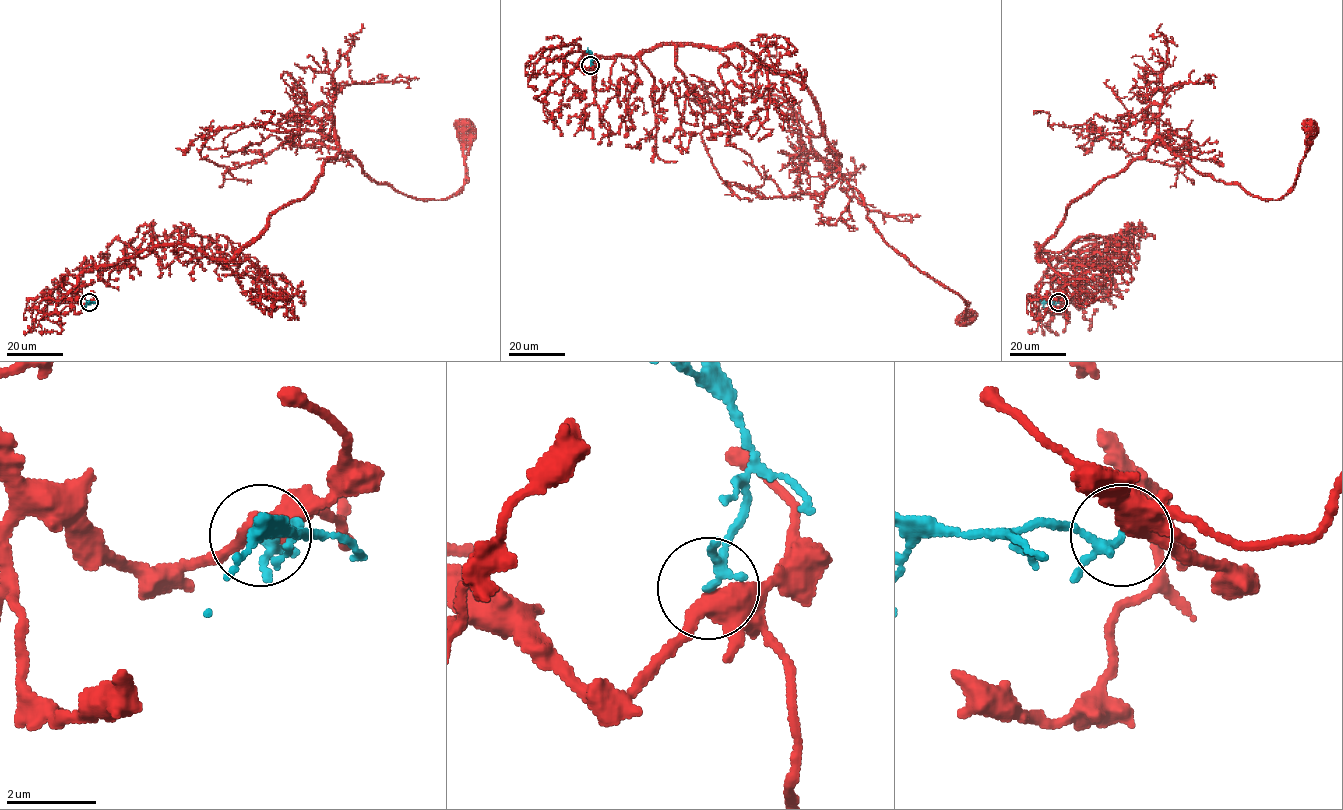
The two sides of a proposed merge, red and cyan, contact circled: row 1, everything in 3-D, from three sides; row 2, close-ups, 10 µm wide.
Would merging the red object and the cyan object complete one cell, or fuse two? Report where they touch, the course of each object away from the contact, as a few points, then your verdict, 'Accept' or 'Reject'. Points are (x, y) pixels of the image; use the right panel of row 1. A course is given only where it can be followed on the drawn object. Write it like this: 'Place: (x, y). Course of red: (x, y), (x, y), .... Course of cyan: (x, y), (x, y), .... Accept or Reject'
Place: (1058, 302). Course of red: (1058, 302), (1037, 244), (1040, 260), (1066, 208), (1156, 138), (1216, 180), (1279, 199), (1312, 134). Course of cyan: (1058, 302), (1043, 303), (1040, 301). Reject

